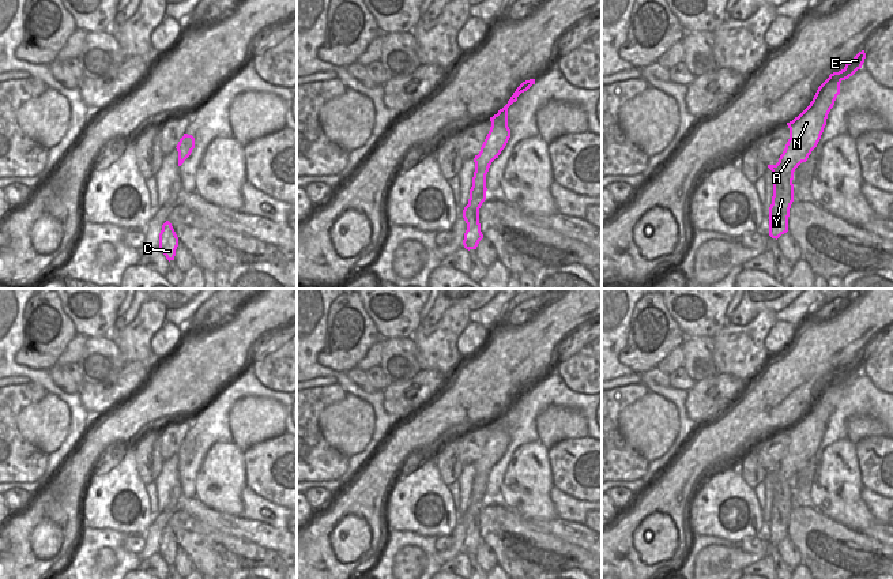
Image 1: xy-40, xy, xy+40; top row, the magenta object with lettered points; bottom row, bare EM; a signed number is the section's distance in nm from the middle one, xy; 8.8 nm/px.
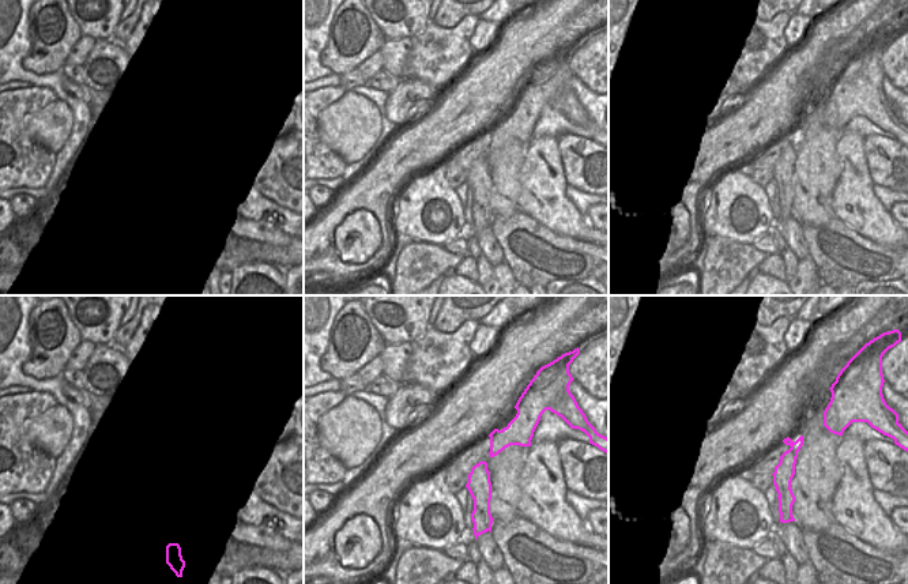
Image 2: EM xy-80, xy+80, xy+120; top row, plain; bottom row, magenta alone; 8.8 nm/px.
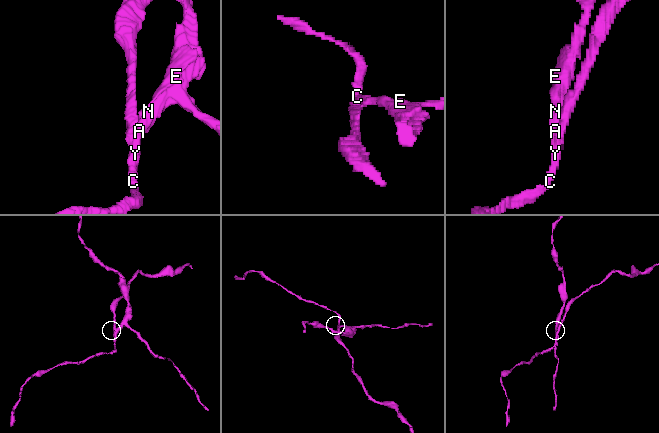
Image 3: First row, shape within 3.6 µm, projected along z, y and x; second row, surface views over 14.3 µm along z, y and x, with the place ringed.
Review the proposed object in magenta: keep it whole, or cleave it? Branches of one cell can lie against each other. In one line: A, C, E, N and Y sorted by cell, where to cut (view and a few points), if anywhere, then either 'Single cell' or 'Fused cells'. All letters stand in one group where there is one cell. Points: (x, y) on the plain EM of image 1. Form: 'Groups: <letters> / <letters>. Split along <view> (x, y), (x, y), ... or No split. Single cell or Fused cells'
Groups: A E N / C Y. Split along xy+40 (779, 463), (784, 480), (791, 487). Fused cells

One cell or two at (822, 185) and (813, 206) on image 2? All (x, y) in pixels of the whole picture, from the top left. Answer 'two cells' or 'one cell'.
one cell

